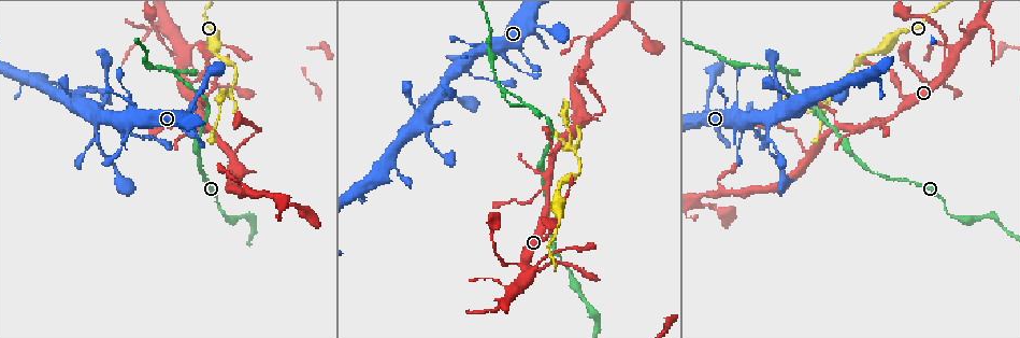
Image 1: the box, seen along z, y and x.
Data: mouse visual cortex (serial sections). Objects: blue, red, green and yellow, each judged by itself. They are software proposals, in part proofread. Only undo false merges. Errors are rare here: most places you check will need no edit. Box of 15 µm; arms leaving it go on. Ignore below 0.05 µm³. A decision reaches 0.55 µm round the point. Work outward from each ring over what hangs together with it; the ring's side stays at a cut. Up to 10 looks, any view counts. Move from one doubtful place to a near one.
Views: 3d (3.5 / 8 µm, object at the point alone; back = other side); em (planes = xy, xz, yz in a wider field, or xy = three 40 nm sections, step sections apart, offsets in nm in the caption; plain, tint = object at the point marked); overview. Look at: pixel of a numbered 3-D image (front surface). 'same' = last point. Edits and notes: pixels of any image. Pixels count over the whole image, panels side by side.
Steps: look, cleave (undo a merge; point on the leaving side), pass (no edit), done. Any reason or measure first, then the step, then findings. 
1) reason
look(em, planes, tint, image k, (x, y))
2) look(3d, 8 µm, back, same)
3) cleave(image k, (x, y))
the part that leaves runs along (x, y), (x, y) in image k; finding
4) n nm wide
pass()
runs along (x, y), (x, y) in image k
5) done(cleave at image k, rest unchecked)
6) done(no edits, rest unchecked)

arms part here
look(3d, 3.5 µm, image 1, (522, 106))

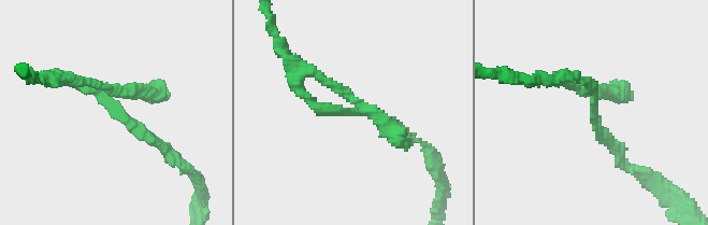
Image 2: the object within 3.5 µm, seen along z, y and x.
look(em, xy, step 2, tint, image 2, (593, 107))

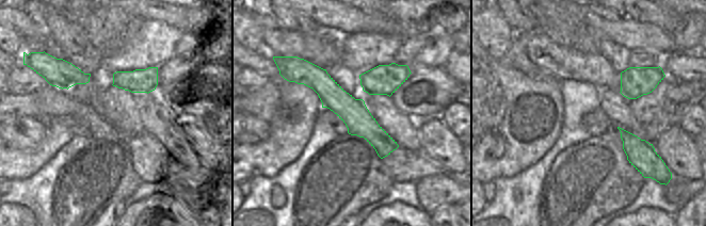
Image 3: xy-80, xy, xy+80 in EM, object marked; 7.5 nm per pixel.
220 nm wide
pass()
runs along (291, 77), (315, 77), (394, 146) in image 3; all the same cell

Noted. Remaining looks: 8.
three-way junction
look(3d, 8 µm, image 1, (96, 136))

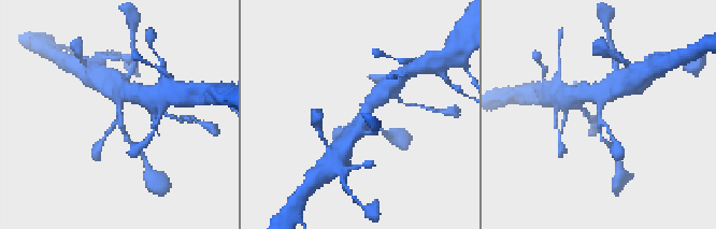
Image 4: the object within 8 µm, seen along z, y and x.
zoom in
look(3d, 3.5 µm, image 4, (119, 119))

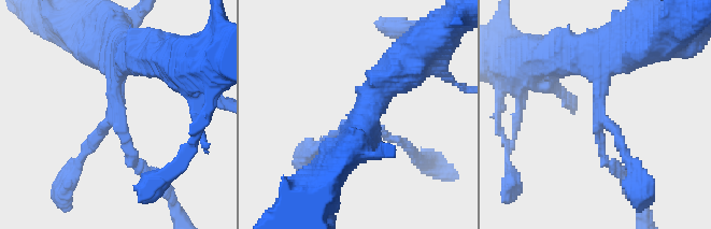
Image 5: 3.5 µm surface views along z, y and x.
3 arms; arms of 150, 150, 350 nm; now the EM
look(em, xy, step 1, tint, image 5, (596, 117))

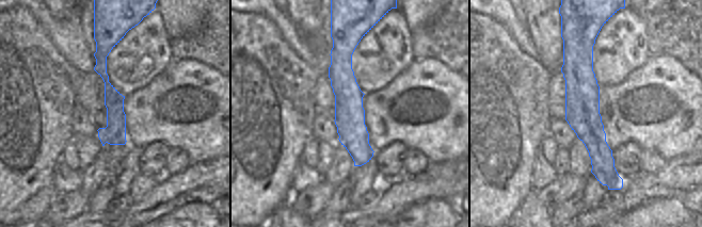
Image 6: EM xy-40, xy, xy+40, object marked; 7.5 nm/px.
pass()
runs along (583, 44), (583, 116), (606, 182) in image 6; one cell here

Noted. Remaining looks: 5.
thin neck
look(3d, 3.5 µm, image 1, (205, 94))

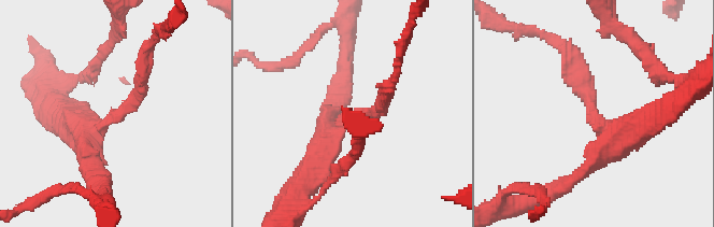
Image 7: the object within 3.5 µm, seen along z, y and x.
arms of 200, 350 nm; shape alone is not enough
look(em, planes, tint, image 7, (593, 120))

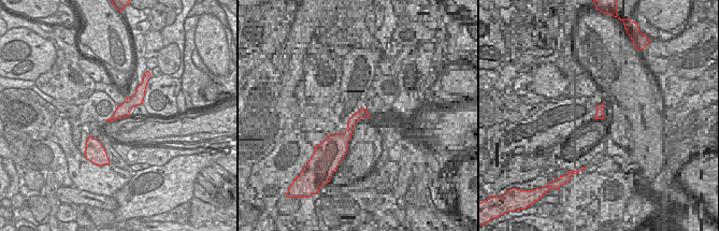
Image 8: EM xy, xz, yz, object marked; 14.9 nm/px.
pass()
runs along (139, 89), (139, 95), (115, 116) in image 8; continuous, no second cell

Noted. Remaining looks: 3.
four or more arms meet
look(3d, 8 µm, image 1, (180, 62))

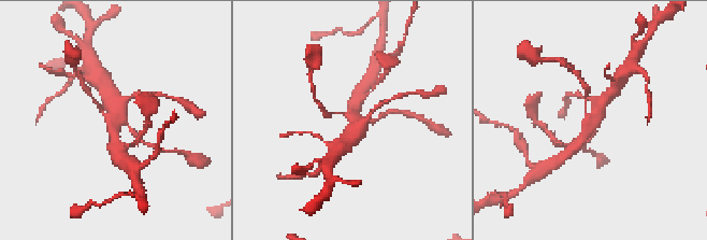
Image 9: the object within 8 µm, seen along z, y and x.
4 arms; arms of 150, 200, 300, 450 nm
look(em, xy, step 2, tint, image 9, (114, 121))

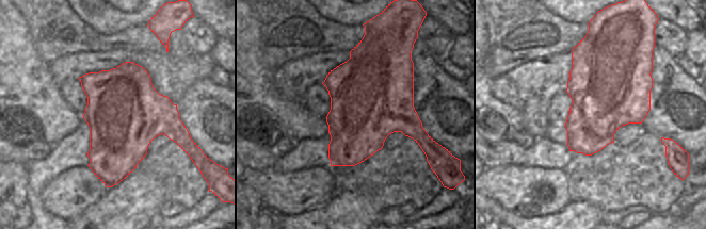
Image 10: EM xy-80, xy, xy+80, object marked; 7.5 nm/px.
650 nm wide
pass()
runs along (576, 146), (608, 95) in image 9; continuous, no second cell

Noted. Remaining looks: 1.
done(no edits, rest unchecked)

